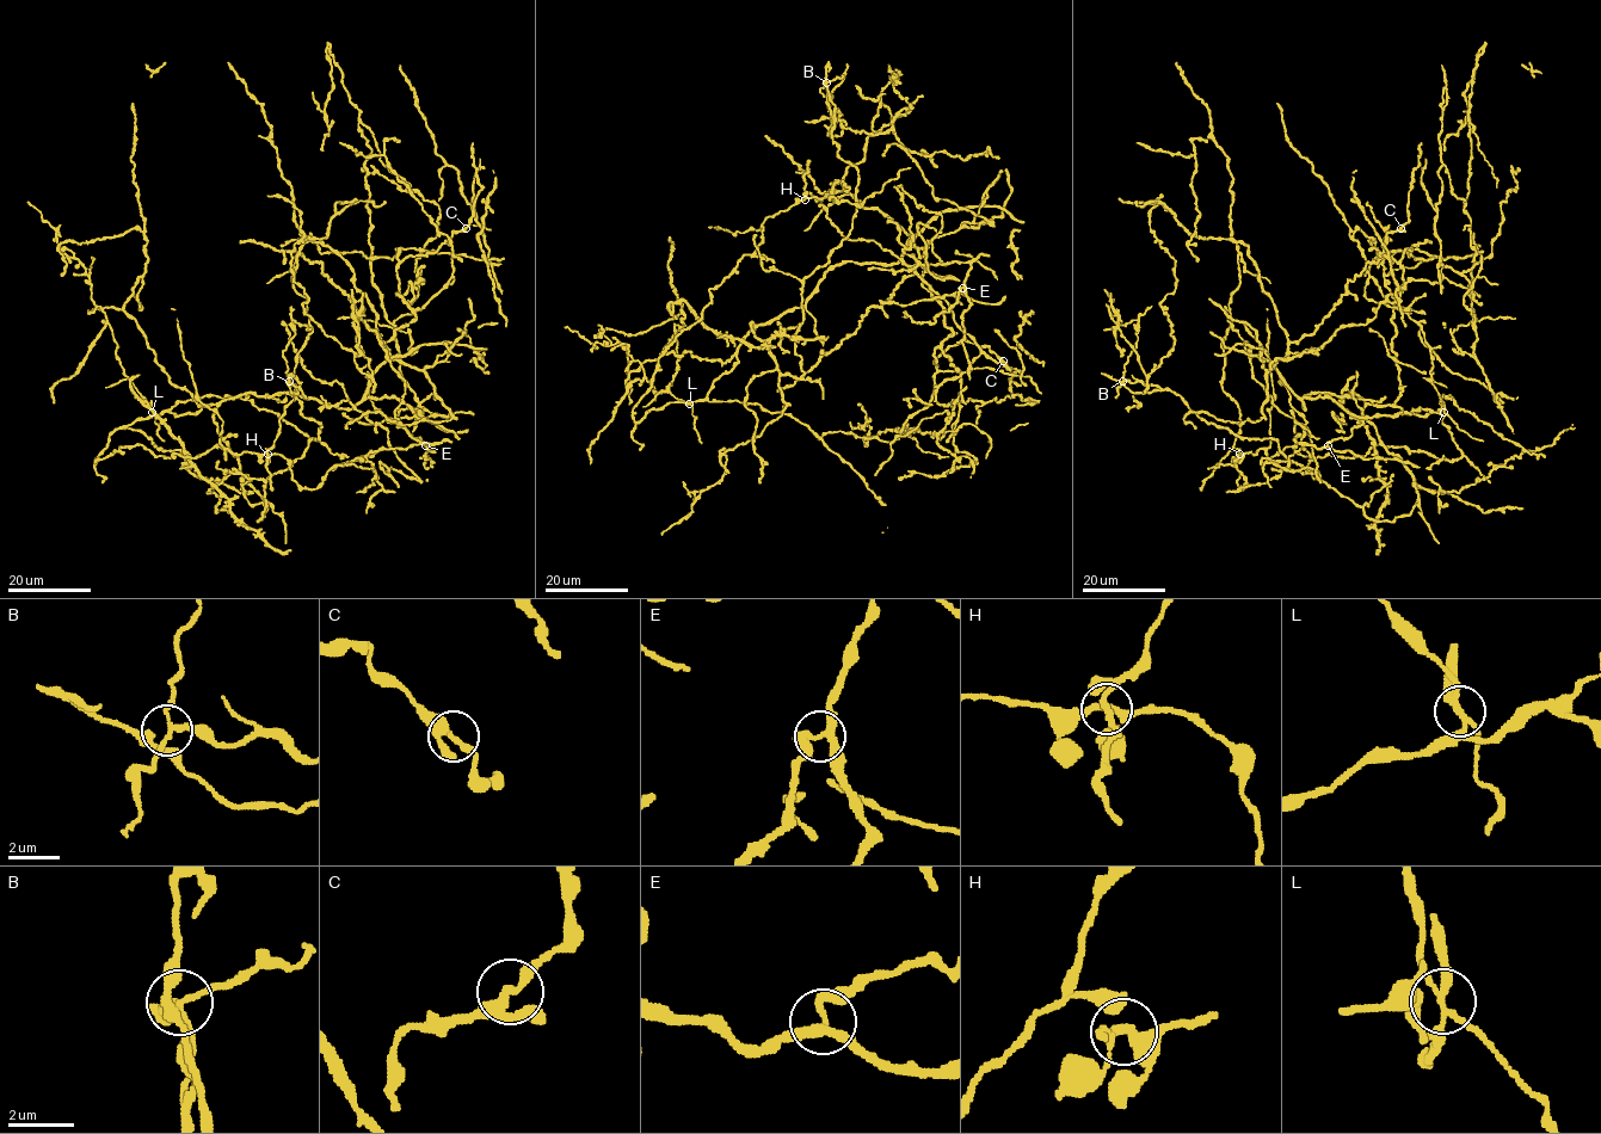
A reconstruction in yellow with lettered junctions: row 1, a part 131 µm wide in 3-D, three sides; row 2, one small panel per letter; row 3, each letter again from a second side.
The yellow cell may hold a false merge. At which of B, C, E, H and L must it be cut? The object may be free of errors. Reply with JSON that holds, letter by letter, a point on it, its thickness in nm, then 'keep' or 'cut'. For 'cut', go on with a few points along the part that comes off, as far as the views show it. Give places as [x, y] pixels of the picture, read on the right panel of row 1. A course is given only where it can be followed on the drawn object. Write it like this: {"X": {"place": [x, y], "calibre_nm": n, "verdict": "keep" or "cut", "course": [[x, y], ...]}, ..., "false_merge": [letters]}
{"B": {"place": [1122, 381], "calibre_nm": 200, "verdict": "keep"}, "C": {"place": [1401, 228], "calibre_nm": 240, "verdict": "keep"}, "E": {"place": [1328, 445], "calibre_nm": 220, "verdict": "keep"}, "H": {"place": [1239, 454], "calibre_nm": 260, "verdict": "keep"}, "L": {"place": [1444, 412], "calibre_nm": 220, "verdict": "cut", "course": [[1444, 412], [1440, 396], [1430, 382], [1433, 365], [1422, 327], [1397, 304], [1386, 287], [1385, 230], [1367, 202]]}, "false_merge": ["L"]}

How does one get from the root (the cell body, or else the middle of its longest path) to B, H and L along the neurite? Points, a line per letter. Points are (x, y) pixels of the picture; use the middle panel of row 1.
B: (903, 256), (832, 265), (802, 307), (751, 324), (779, 373), (805, 374), (802, 281), (856, 207), (826, 82)
H: (903, 256), (940, 214), (987, 196), (972, 222), (922, 247), (850, 195), (830, 199), (842, 182), (805, 199)
L: (903, 256), (890, 264), (832, 265), (802, 307), (751, 331), (737, 349), (736, 365), (703, 399), (689, 404)

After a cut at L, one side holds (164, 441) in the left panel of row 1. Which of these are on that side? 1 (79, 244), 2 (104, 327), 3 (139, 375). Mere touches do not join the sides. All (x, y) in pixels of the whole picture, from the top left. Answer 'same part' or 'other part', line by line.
1: other part
2: same part
3: other part

